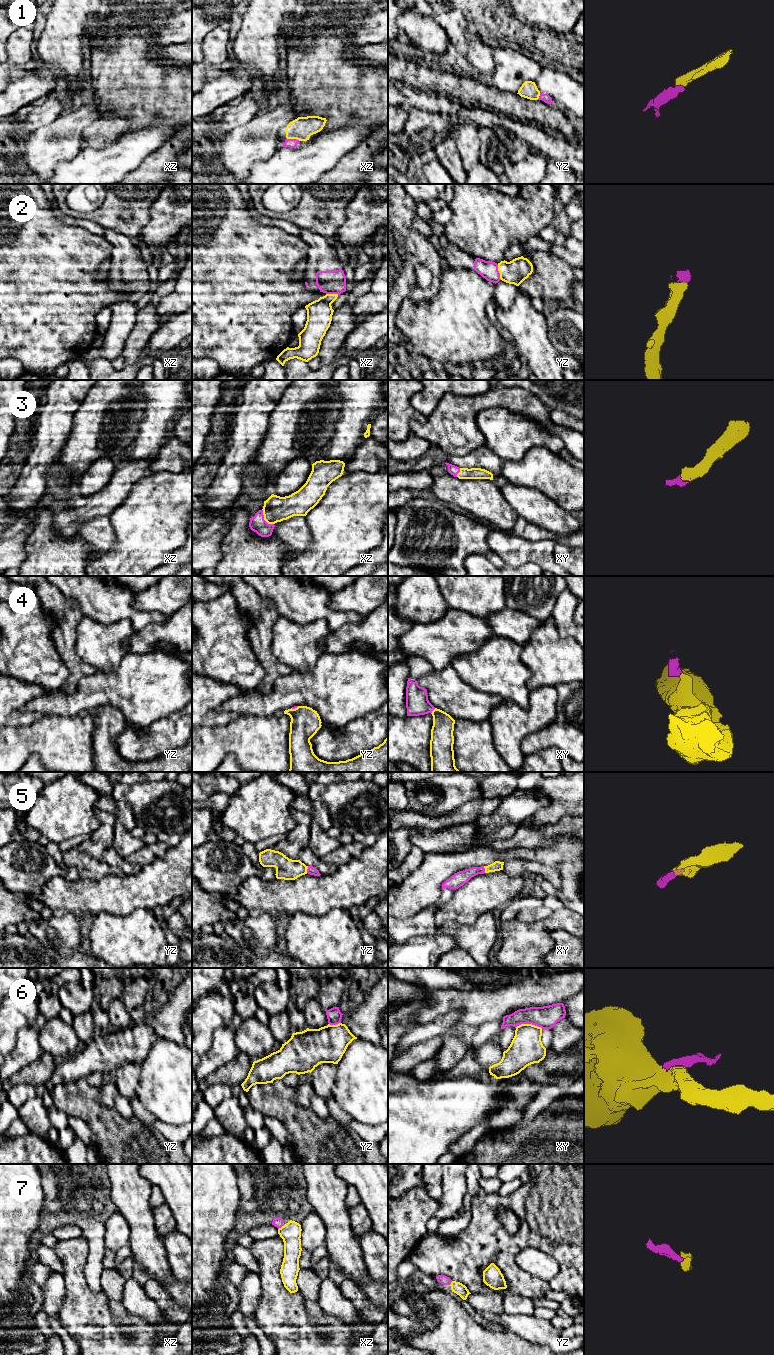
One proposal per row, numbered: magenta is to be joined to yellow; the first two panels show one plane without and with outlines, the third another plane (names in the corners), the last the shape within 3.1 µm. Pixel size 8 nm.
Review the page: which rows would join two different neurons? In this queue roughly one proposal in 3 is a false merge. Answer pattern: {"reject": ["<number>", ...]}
{"reject": []}

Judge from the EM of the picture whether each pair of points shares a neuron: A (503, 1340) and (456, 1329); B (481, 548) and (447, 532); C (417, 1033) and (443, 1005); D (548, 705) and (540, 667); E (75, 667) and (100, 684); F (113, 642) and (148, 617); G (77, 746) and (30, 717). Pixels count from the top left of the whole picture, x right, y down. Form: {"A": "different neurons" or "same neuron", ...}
{"A": "same neuron", "B": "same neuron", "C": "different neurons", "D": "different neurons", "E": "different neurons", "F": "different neurons", "G": "different neurons"}

